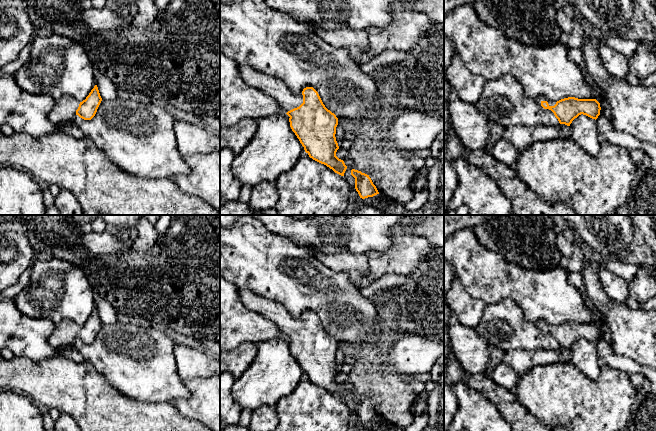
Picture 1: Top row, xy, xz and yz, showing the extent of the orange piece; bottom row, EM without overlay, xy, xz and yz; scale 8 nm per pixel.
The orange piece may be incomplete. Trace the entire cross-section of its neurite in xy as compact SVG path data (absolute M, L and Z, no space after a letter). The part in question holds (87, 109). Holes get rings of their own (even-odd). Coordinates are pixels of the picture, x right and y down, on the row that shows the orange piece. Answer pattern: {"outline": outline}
{"outline": "M97 85L91 90L85 100L79 102L70 95L54 100L54 105L48 115L51 123L56 126L74 122L78 115L84 120L91 120L102 101Z"}

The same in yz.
{"outline": "M568 97L557 102L543 99L541 106L551 110L560 124L570 126L572 121L583 114L592 119L597 119L600 115L600 103L596 99L578 99Z"}

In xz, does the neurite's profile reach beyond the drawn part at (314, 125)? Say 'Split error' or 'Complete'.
Split error

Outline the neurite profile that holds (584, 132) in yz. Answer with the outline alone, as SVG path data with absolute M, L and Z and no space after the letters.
M579 115L570 124L570 138L592 157L597 157L601 150L596 120L586 115Z

